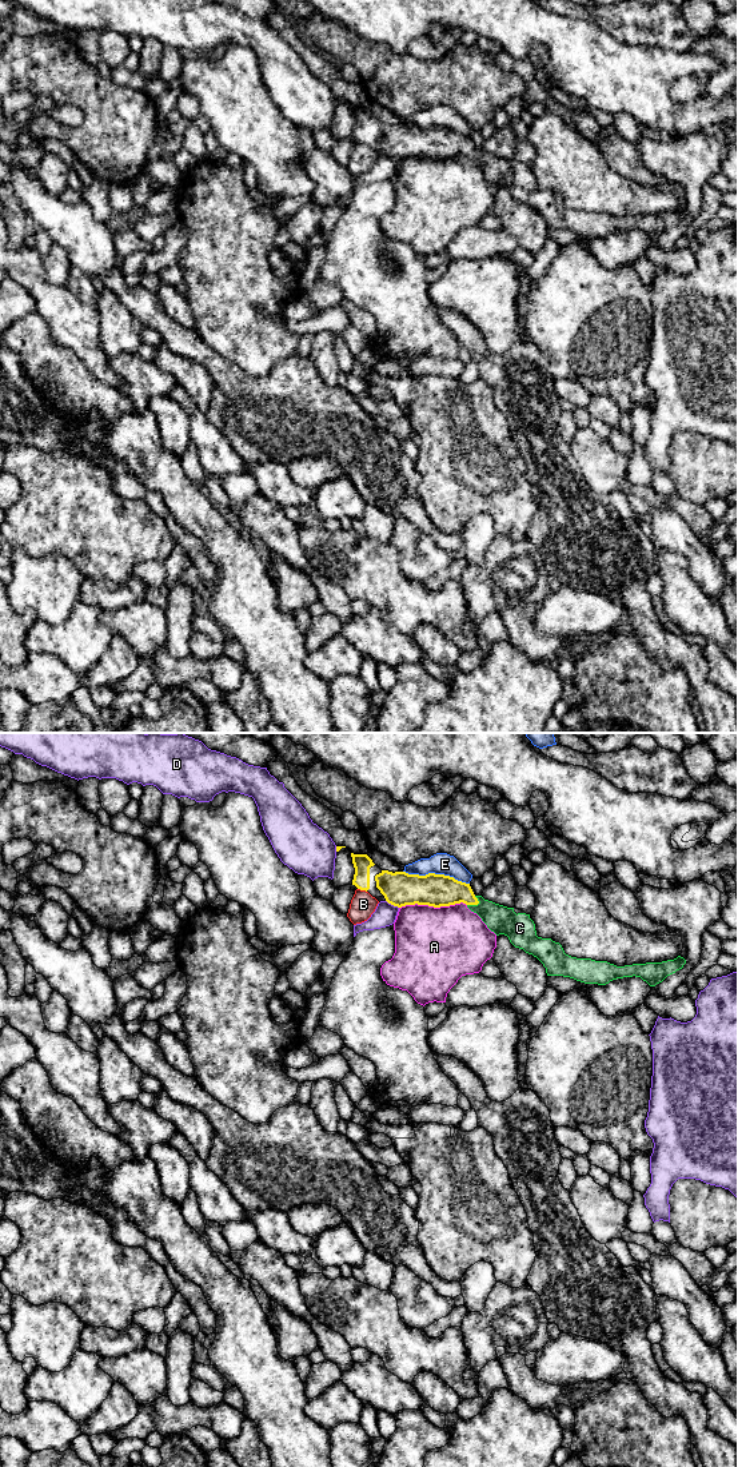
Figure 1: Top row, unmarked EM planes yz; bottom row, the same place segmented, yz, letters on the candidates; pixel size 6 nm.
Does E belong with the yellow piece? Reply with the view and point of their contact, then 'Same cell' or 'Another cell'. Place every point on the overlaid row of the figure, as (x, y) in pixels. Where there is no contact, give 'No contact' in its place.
Touches yellow at yz (437, 874). Another cell

